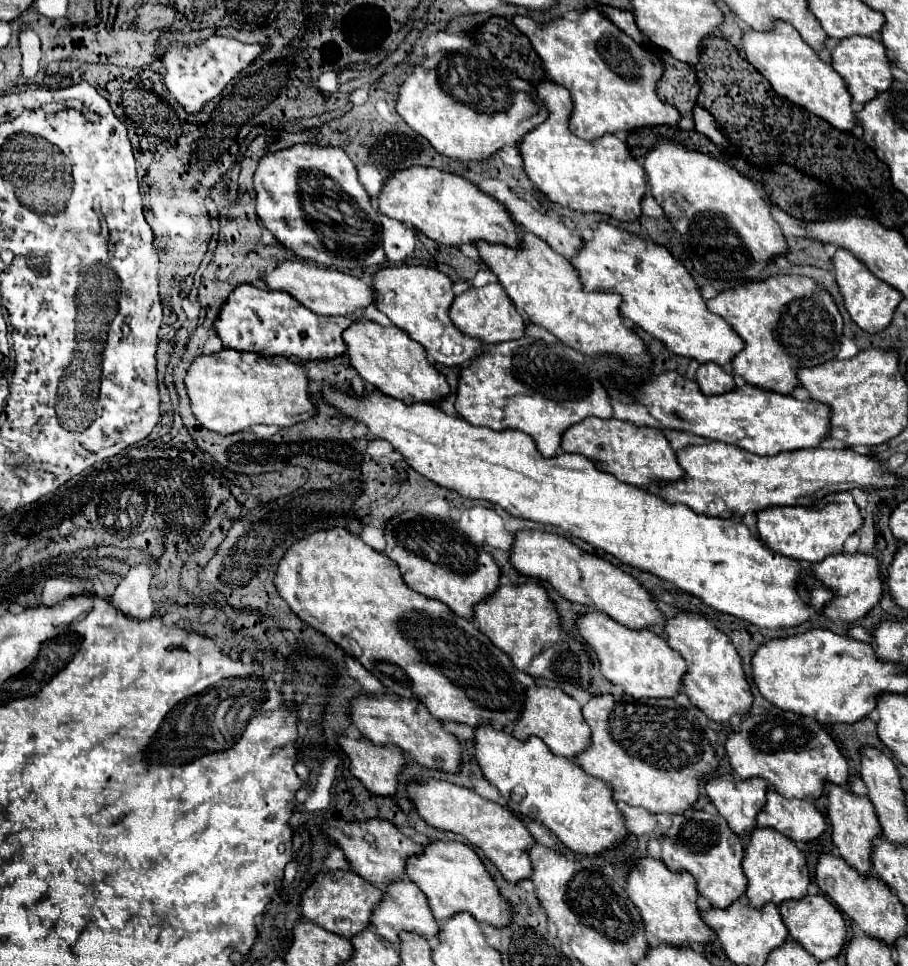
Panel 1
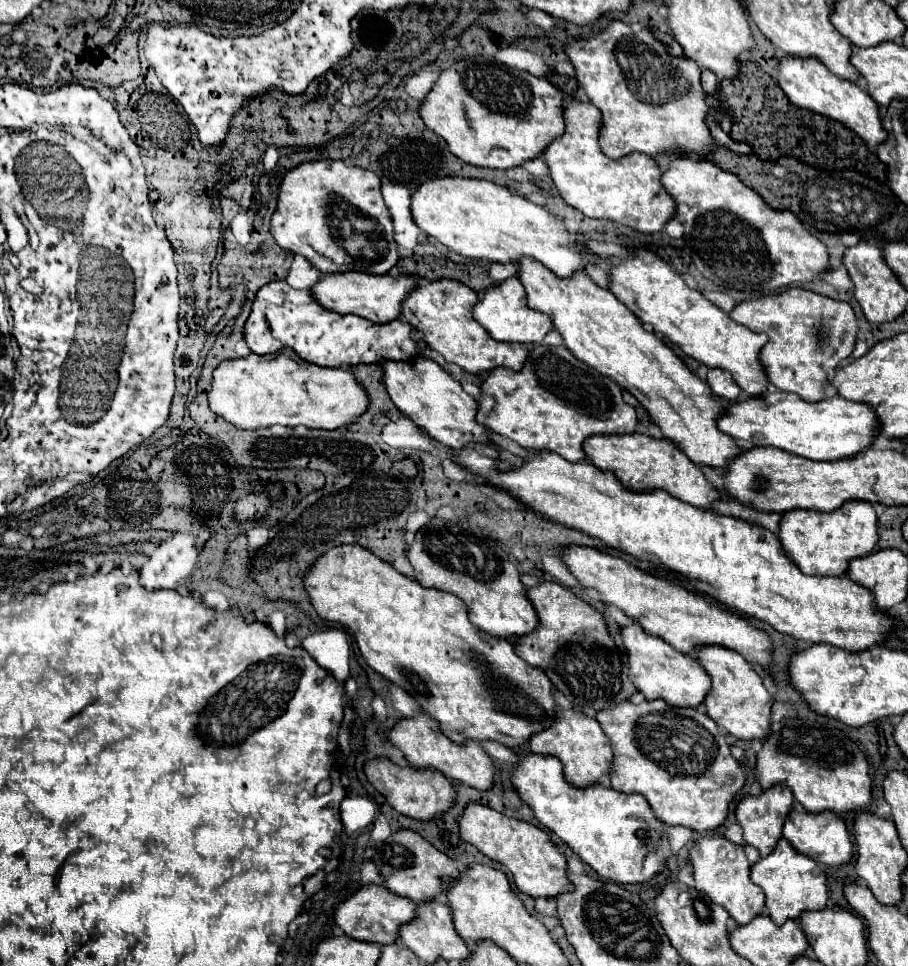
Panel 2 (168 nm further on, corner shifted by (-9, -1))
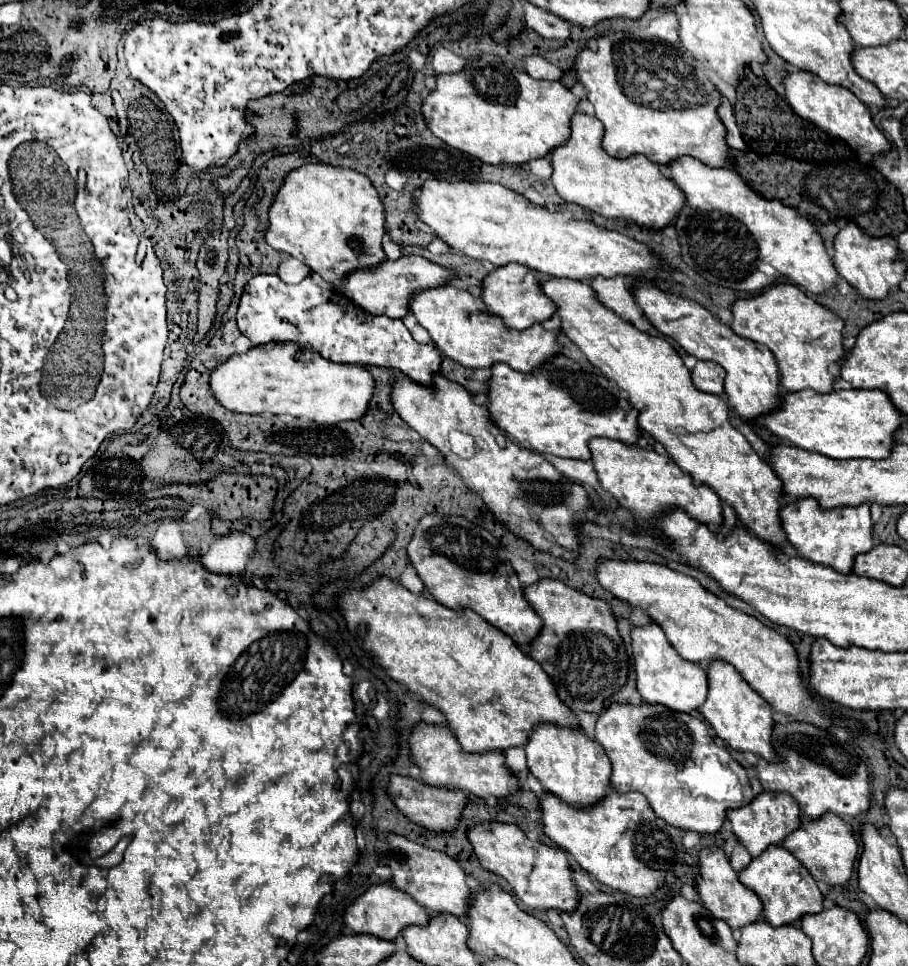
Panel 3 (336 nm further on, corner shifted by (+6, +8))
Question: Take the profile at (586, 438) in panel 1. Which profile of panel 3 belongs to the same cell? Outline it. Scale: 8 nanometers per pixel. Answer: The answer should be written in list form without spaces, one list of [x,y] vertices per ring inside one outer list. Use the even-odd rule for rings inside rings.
[[[607,437],[591,439],[589,451],[599,485],[609,491],[623,509],[629,509],[633,513],[637,525],[647,527],[649,521],[667,507],[681,507],[693,519],[699,519],[713,531],[719,531],[723,515],[721,499],[717,497],[717,493],[709,485],[695,485],[693,477],[677,467],[669,457],[657,453],[655,449],[641,449],[639,445],[627,445]]]

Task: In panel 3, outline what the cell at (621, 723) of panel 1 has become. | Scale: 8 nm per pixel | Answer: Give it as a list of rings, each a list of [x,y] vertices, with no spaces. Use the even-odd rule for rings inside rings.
[[[611,703],[599,713],[595,739],[603,745],[613,765],[611,789],[619,793],[627,793],[627,791],[643,793],[651,809],[655,811],[655,815],[665,819],[673,827],[679,827],[685,831],[697,831],[697,833],[717,833],[723,825],[727,809],[747,805],[753,799],[745,769],[737,761],[733,761],[731,755],[713,741],[713,737],[709,735],[707,721],[691,713],[679,713],[659,703],[657,705]]]

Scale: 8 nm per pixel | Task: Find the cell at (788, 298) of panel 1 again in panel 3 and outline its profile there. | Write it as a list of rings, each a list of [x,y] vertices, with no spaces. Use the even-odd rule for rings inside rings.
[[[789,283],[773,285],[759,293],[757,297],[737,299],[731,307],[731,329],[739,337],[757,341],[775,355],[781,373],[781,385],[787,391],[813,389],[817,393],[829,393],[833,387],[833,377],[827,367],[841,359],[841,331],[843,319],[831,309],[819,305],[807,297],[799,287]]]

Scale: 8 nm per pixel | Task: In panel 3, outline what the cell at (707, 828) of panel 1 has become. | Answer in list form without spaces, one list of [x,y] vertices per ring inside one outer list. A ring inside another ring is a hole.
[[[709,845],[709,847],[699,849],[699,867],[697,869],[701,873],[697,873],[697,877],[695,877],[695,889],[697,889],[703,905],[709,909],[709,913],[713,913],[713,917],[727,921],[727,925],[731,929],[739,929],[747,923],[761,919],[761,911],[763,911],[761,901],[757,899],[757,895],[753,891],[749,891],[739,881],[737,871],[731,867],[731,863],[721,847]]]

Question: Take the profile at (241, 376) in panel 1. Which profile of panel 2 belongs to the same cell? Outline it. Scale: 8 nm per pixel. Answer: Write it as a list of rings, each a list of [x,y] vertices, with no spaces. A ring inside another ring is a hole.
[[[280,350],[276,354],[224,360],[214,372],[208,400],[212,412],[244,430],[274,424],[336,430],[356,422],[366,412],[370,398],[350,370],[314,366],[300,360],[292,350]]]

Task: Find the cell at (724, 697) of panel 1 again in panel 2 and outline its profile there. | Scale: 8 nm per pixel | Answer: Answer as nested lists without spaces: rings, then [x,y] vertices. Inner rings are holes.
[[[700,648],[696,656],[712,678],[712,692],[704,700],[708,716],[738,740],[764,742],[770,736],[772,696],[764,688],[762,678],[756,674],[756,670],[738,652],[728,652],[726,648]]]

